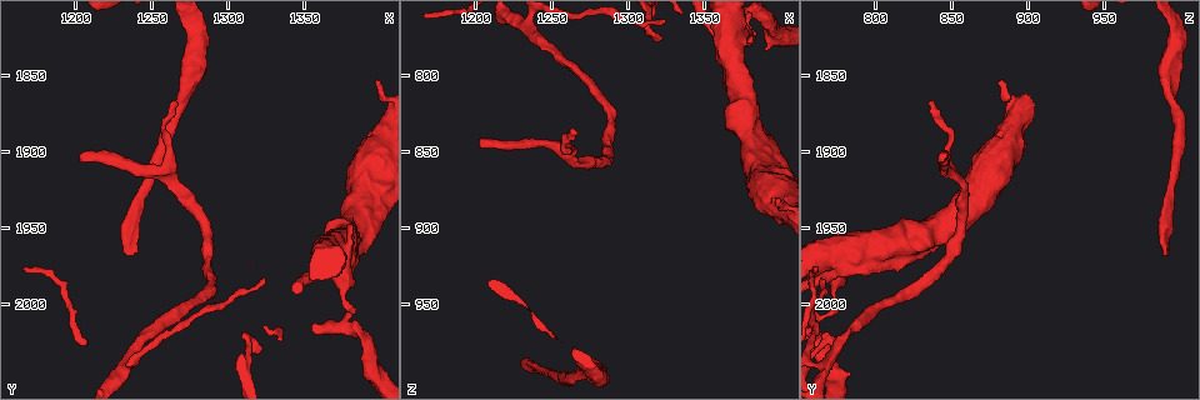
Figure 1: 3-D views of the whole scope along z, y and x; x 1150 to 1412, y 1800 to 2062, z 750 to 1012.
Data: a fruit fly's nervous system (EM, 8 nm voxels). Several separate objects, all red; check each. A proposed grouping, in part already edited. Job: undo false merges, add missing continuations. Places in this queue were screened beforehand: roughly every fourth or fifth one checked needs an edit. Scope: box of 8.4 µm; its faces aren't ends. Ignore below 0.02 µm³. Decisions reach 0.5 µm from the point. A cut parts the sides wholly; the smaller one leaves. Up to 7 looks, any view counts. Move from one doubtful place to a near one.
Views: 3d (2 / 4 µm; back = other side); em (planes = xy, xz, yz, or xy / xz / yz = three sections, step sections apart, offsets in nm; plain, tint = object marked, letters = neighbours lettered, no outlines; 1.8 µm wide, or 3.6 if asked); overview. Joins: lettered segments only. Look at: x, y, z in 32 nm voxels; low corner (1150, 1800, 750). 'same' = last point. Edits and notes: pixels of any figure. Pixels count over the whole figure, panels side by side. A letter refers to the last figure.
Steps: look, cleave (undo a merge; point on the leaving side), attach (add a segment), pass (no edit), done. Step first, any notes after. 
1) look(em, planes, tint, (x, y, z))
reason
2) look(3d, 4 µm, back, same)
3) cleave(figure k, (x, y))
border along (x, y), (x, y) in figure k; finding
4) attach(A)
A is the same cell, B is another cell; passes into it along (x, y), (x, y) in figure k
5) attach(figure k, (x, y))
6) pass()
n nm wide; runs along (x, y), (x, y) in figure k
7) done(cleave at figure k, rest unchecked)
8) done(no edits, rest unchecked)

look(3d, 4 µm, (1204, 1908, 842))
free end

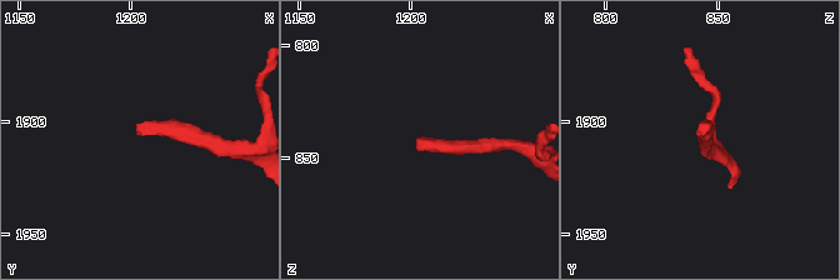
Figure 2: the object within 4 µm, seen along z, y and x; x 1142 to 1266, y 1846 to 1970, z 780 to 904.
look(em, xy, step 4, letters, (1203, 1906, 843))

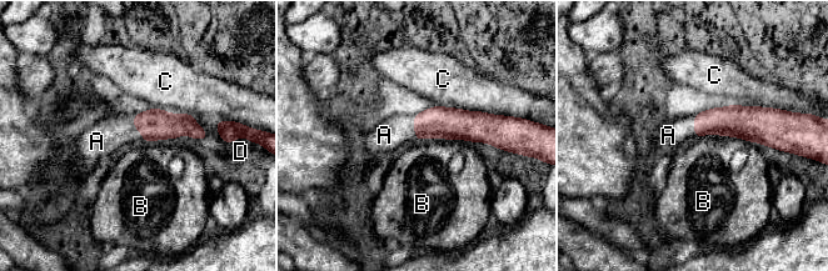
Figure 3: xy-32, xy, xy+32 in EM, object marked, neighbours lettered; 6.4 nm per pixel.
look(em, planes, letters, same)

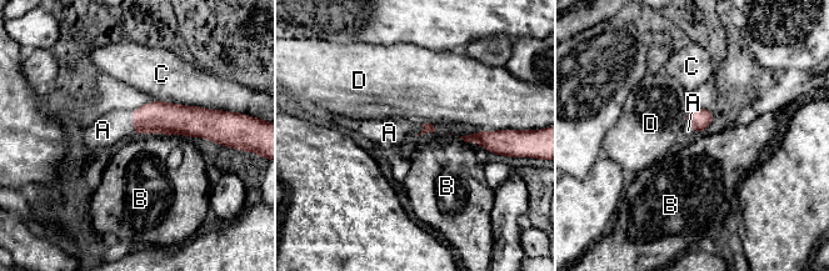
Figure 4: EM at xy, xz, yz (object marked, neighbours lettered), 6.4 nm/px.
attach(A)
A is the same cell, B, C and D are other cells; passes into it along (159, 118), (133, 123), (103, 130) in figure 4; the neuron continues

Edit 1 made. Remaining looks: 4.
look(3d, 2 µm, (1240, 1962, 990))
long arm stops here

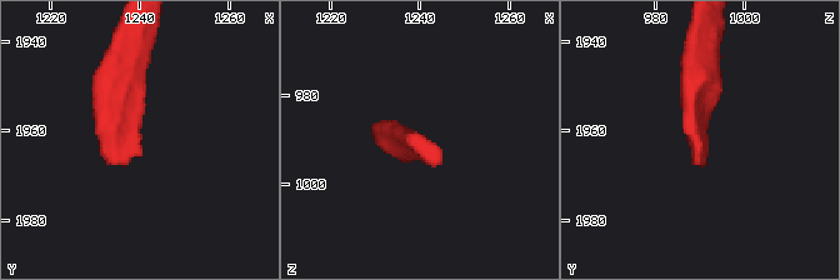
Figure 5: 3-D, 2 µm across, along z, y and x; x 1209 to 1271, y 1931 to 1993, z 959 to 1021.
look(em, planes, letters, (1241, 1964, 990))
now the EM

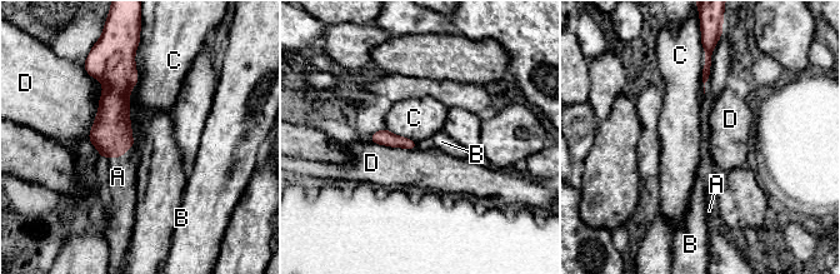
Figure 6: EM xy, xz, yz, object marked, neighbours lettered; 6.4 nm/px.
attach(A)
A is the same cell, B, C and D are other cells; the neuron continues

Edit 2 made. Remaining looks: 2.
look(em, 3.6 µm, planes, letters, (1374, 1974, 774))
four-way junction

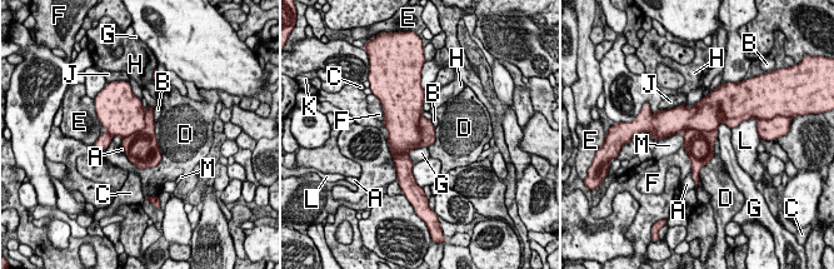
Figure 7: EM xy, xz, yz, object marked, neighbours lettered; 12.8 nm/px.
cleave(figure 7, (141, 148))
A, B, C, D, E, F, G, H, J, K, L and M are other cells; border along (145, 111), (145, 125), (123, 138) in figure 7; a second neuron is stuck on

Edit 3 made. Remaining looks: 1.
done(attach at figure 4, attach at figure 6, cleave at figure 7, rest unchecked)

